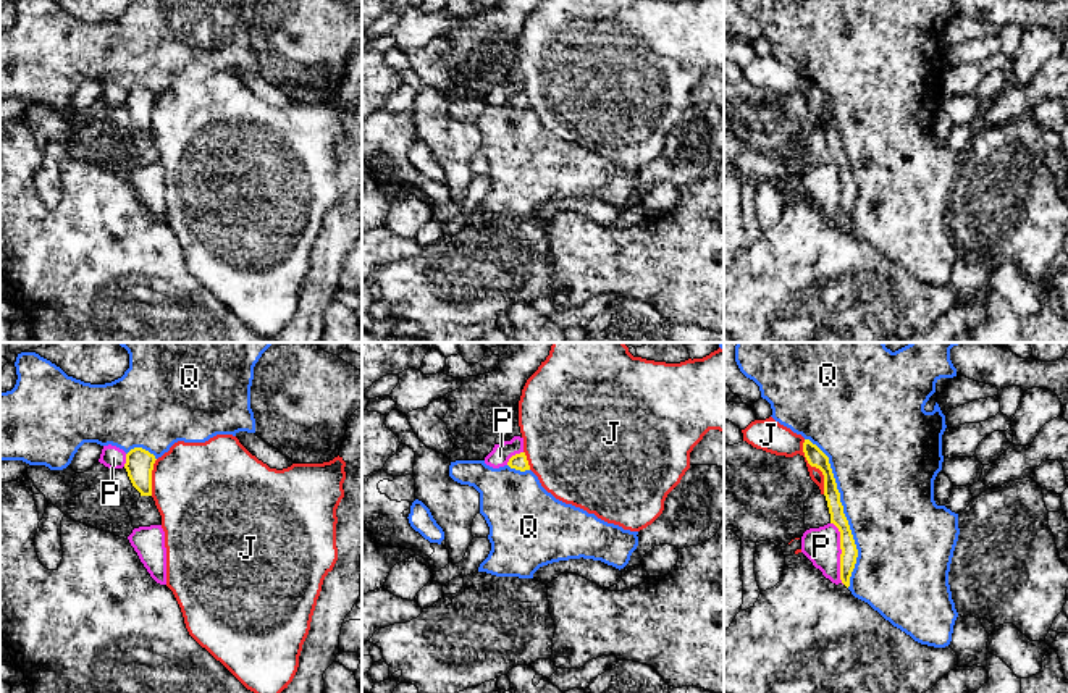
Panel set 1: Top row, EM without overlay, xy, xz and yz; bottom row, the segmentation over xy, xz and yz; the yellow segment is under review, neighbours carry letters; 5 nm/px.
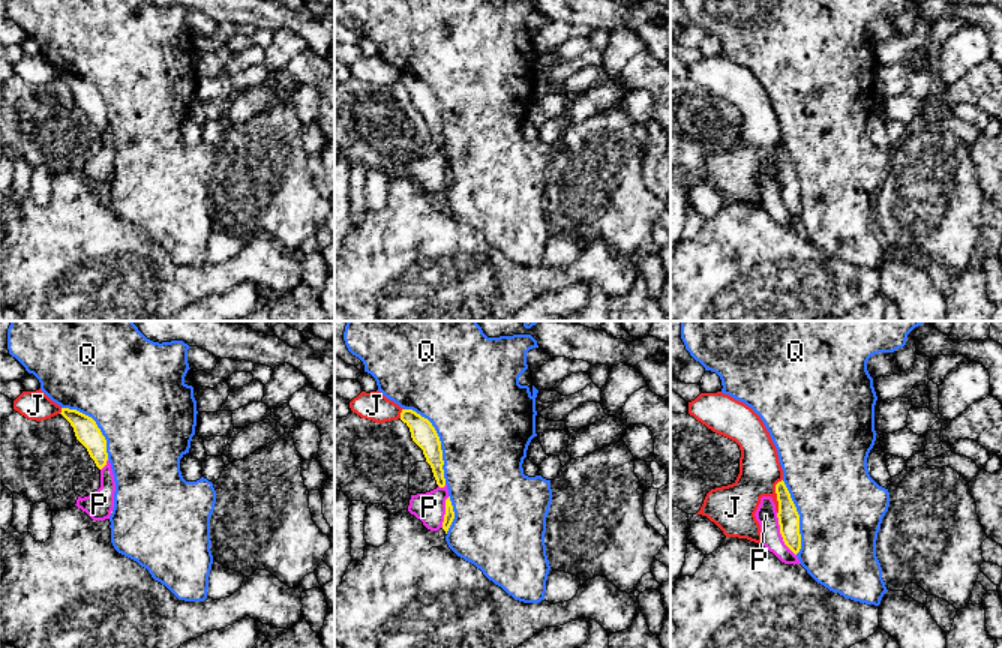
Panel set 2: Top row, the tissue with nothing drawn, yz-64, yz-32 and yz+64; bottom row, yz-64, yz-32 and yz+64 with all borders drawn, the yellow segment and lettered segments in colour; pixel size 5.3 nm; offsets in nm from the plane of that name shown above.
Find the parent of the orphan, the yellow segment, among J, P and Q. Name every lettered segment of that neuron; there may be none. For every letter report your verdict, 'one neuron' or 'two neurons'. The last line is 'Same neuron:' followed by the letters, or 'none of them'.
J: two neurons
P: one neuron
Q: two neurons
Same neuron: P

